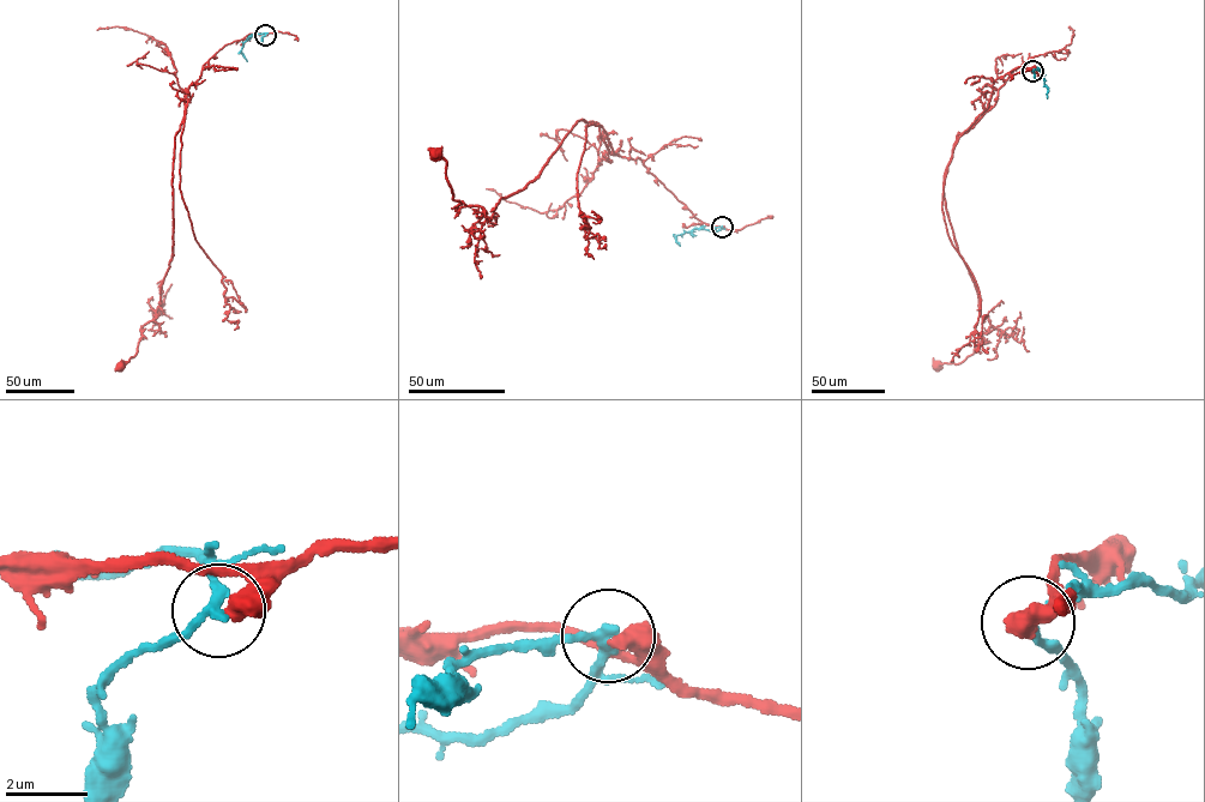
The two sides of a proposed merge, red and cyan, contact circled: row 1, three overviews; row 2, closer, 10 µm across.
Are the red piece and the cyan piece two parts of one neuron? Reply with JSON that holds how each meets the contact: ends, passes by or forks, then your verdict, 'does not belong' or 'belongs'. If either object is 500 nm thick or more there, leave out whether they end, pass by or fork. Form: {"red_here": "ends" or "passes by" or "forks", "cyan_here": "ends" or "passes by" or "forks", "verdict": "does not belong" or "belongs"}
{"verdict": "does not belong"}

